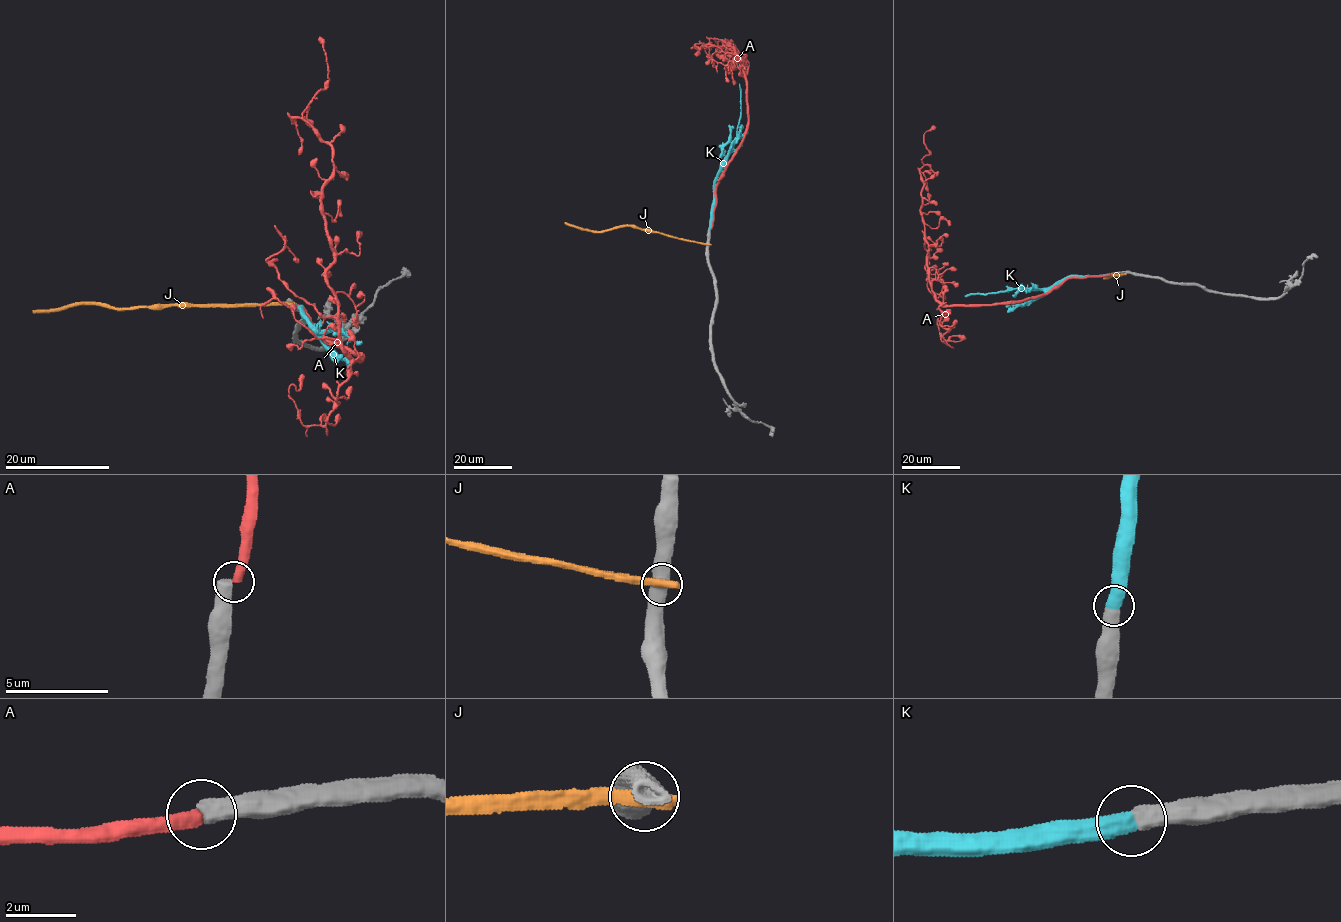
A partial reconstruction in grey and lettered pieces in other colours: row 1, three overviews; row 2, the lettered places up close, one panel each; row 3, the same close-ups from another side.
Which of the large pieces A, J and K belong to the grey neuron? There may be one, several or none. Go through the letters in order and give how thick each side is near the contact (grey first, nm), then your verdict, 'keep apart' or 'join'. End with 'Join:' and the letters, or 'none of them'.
A: calibres 550 and 400 nm; keep apart
J: calibres 550 and 500 nm; keep apart
K: calibres 550 and 600 nm; join
Join: K

